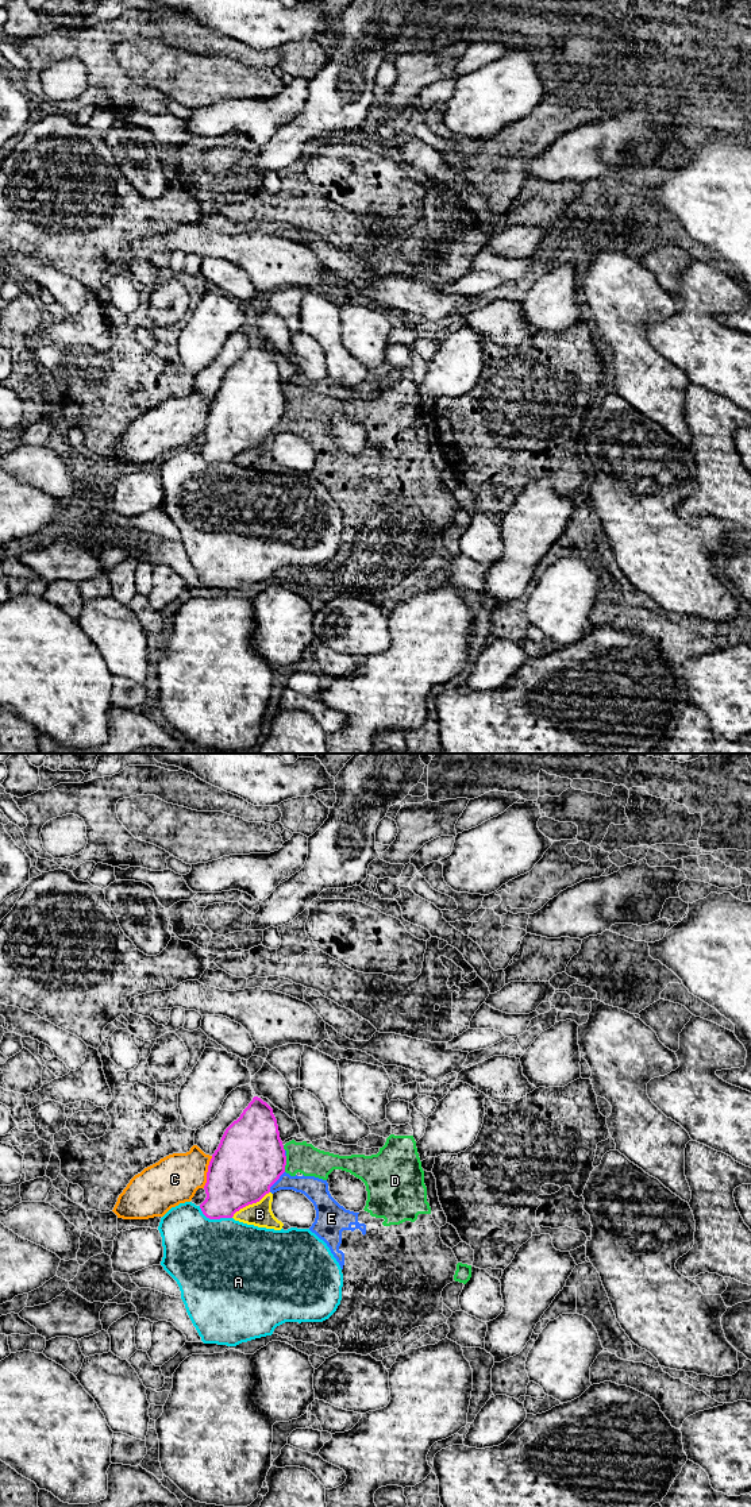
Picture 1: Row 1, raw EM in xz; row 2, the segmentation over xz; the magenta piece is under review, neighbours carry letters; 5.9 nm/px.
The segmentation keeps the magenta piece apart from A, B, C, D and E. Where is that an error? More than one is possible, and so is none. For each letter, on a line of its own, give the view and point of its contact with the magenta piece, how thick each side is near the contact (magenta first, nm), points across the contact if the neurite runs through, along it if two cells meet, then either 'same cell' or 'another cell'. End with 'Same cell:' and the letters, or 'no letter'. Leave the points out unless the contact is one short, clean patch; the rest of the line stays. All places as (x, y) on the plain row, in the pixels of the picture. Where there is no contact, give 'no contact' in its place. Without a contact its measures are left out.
A: contact xz (214, 462); calibres 320 and 500 nm; another cell
B: contact xz (250, 447); calibres 400 and 150 nm; border xz (269, 435), (258, 444), (241, 451), (231, 461); another cell
C: contact xz (207, 416); calibres 400 and 300 nm; another cell
D: contact xz (285, 408); calibres 400 and 180 nm; border xz (287, 400), (284, 415); another cell
E: contact xz (276, 424); calibres 400 and 140 nm; another cell
Same cell: no letter

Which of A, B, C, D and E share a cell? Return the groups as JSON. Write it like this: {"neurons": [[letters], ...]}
{"neurons": [["A"], ["B", "D", "E"], ["C"]]}

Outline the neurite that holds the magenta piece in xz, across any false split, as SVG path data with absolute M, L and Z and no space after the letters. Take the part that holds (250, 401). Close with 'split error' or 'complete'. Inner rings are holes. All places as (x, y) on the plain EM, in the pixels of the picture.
M254 340L240 361L224 375L208 409L207 442L200 448L209 463L232 462L240 452L259 446L285 416L286 400L273 352Z | complete

